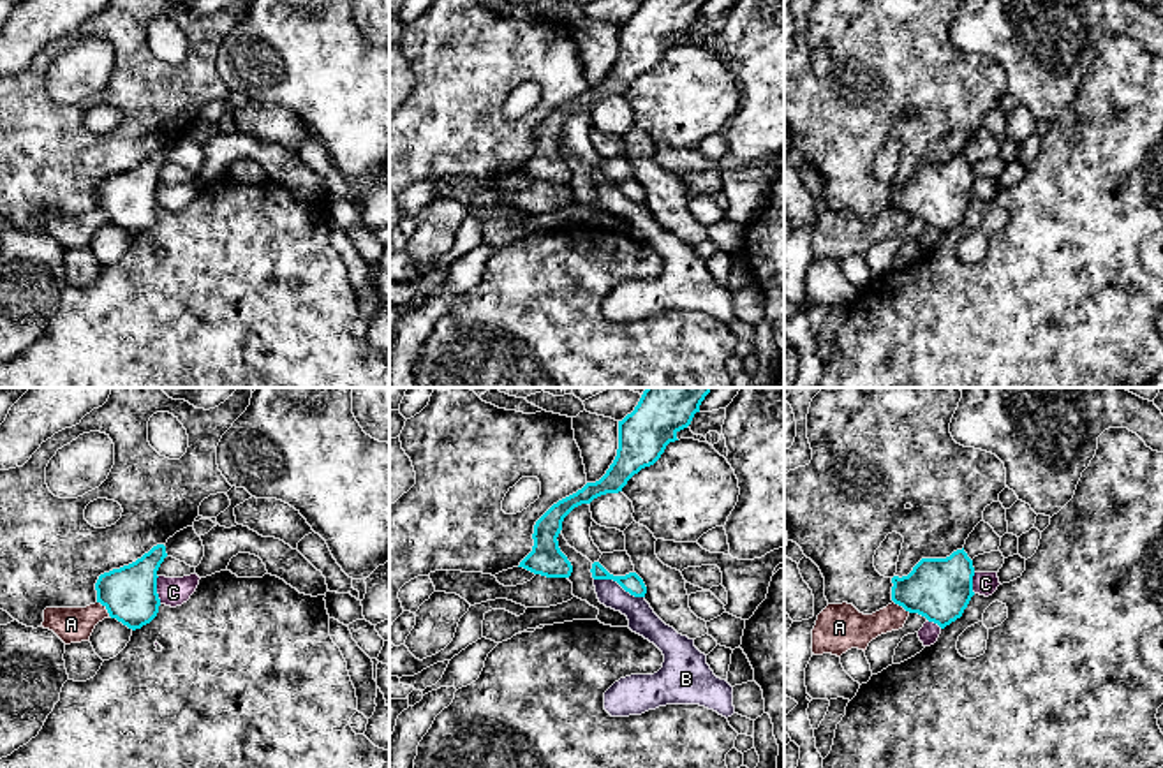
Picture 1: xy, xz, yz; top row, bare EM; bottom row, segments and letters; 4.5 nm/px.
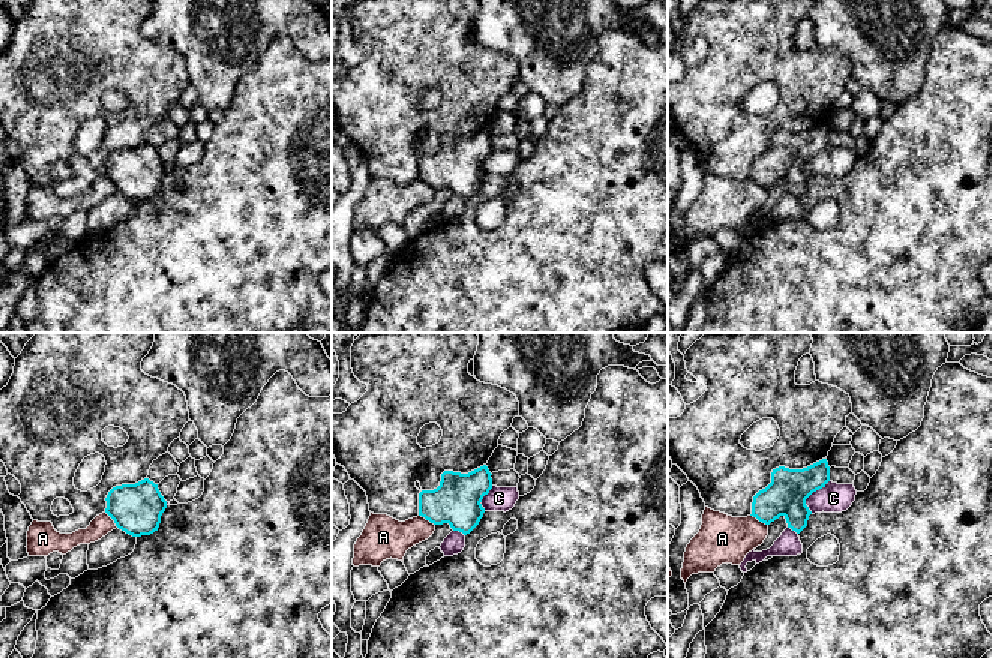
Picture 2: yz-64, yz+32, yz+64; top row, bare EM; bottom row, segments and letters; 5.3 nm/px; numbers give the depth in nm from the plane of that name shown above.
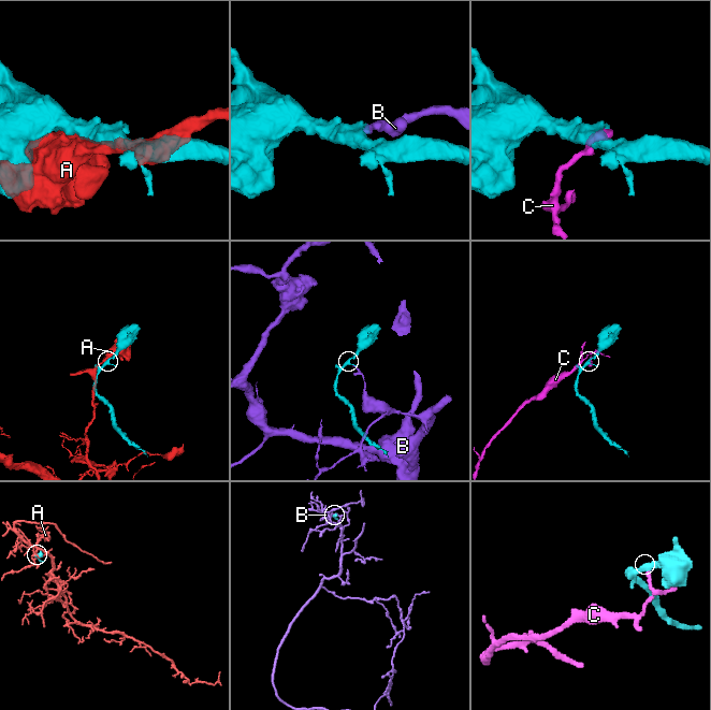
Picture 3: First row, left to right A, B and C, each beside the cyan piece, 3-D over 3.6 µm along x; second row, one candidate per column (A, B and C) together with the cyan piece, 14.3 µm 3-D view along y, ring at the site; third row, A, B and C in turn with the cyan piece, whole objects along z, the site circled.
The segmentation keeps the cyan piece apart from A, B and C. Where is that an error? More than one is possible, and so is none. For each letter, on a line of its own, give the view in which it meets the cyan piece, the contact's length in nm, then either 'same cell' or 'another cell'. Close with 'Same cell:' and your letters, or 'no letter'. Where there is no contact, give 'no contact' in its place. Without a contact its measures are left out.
A: xy | 90 nm | another cell
B: xz | 240 nm | another cell
C: xy | 130 nm | another cell
Same cell: no letter

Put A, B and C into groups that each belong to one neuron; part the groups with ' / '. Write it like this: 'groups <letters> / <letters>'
groups A / B / C

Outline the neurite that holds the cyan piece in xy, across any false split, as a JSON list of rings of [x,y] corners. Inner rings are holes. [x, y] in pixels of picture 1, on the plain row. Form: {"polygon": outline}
{"polygon": [[[157,150],[136,167],[100,180],[95,188],[97,208],[132,236],[150,229],[160,211],[157,176],[166,162],[166,151]]]}

